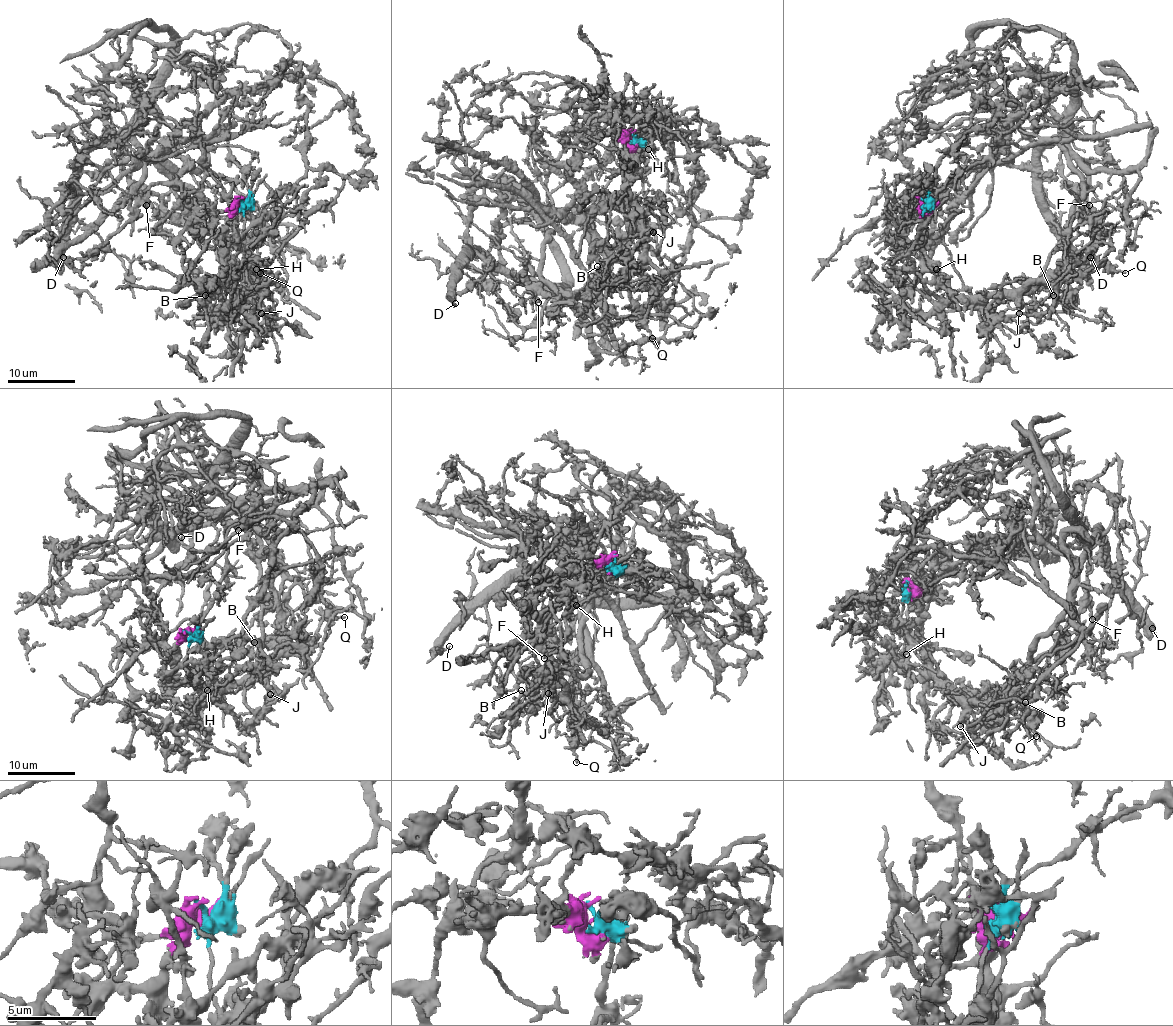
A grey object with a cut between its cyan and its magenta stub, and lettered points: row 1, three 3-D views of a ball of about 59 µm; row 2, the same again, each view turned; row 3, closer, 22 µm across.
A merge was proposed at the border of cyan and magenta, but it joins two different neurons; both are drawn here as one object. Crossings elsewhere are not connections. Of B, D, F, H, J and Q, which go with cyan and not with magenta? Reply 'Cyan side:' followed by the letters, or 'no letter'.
Cyan side: no letter

